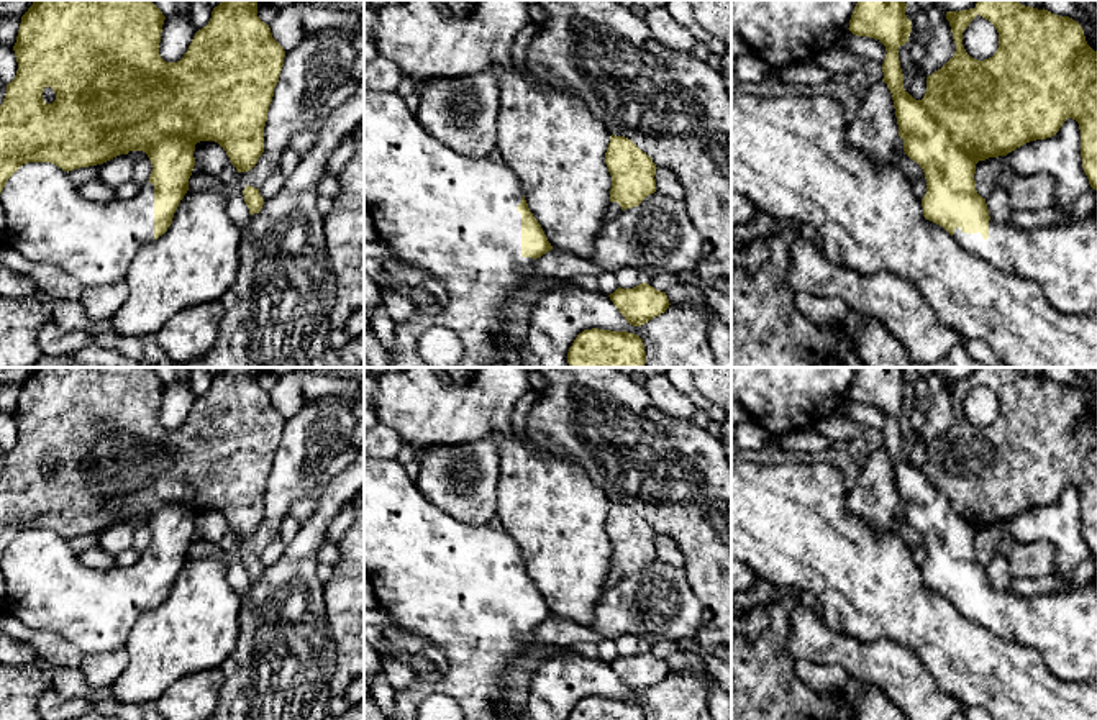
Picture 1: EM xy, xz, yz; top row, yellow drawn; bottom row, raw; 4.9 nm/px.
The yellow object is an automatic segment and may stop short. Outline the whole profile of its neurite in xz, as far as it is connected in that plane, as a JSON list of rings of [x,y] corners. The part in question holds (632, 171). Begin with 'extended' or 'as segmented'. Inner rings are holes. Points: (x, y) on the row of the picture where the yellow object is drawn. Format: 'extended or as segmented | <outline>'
as segmented | [[[610,136],[605,153],[605,164],[612,175],[610,202],[617,202],[621,210],[638,207],[648,195],[656,192],[656,164],[631,139],[625,136]]]

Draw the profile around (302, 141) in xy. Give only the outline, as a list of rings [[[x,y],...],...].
[[[348,79],[343,85],[339,85],[333,93],[326,98],[323,108],[318,112],[313,123],[297,133],[290,141],[290,149],[295,151],[300,157],[303,157],[316,141],[318,131],[323,126],[326,116],[339,107],[343,102],[346,102],[357,89],[357,82],[353,79]]]

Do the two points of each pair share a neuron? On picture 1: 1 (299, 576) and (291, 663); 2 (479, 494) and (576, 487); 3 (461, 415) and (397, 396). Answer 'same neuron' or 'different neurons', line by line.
1: same neuron
2: different neurons
3: same neuron

